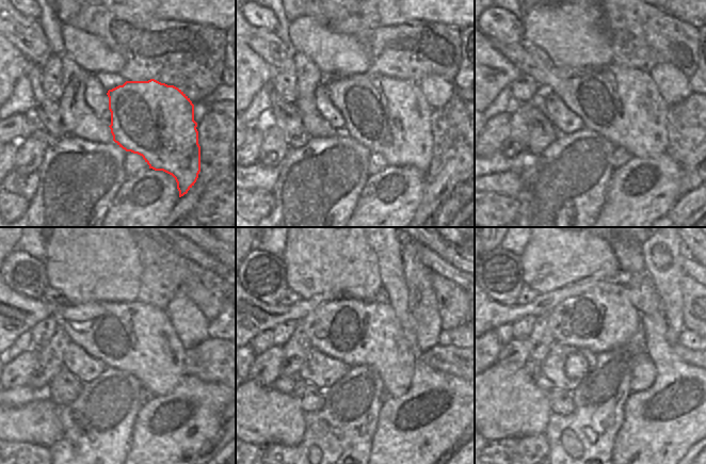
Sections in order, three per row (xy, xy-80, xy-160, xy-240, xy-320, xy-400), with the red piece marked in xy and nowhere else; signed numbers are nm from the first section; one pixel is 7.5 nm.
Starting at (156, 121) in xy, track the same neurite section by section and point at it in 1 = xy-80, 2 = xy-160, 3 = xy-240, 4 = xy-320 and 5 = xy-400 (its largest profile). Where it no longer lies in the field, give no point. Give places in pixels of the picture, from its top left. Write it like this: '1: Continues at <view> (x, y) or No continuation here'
1: Continues at xy-80 (390, 116)
2: Continues at xy-160 (623, 105)
3: Continues at xy-240 (135, 337)
4: Continues at xy-320 (356, 332)
5: Continues at xy-400 (598, 321)

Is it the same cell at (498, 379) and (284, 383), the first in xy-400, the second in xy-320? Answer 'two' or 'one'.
two

